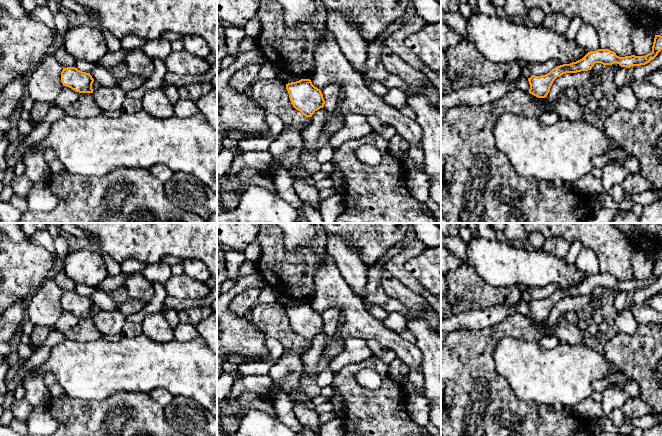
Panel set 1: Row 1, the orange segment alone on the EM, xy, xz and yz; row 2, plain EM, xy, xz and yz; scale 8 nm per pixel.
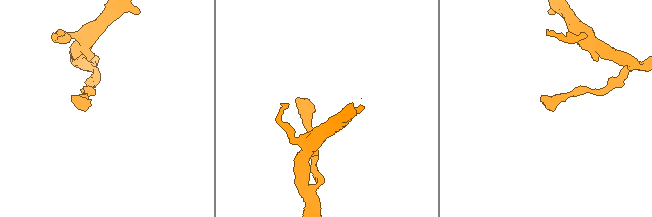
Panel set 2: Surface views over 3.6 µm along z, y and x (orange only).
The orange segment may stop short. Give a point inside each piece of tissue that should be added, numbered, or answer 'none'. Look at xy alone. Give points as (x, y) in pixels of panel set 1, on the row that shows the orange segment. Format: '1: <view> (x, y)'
none

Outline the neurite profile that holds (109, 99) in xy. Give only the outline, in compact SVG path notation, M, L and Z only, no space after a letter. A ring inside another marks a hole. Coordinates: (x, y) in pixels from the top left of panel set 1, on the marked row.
M118 86L100 87L93 91L94 101L103 113L121 110L126 93Z

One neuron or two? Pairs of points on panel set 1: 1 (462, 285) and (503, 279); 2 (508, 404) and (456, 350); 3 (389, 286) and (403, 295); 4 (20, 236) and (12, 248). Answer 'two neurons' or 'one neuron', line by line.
1: two neurons
2: one neuron
3: one neuron
4: two neurons

